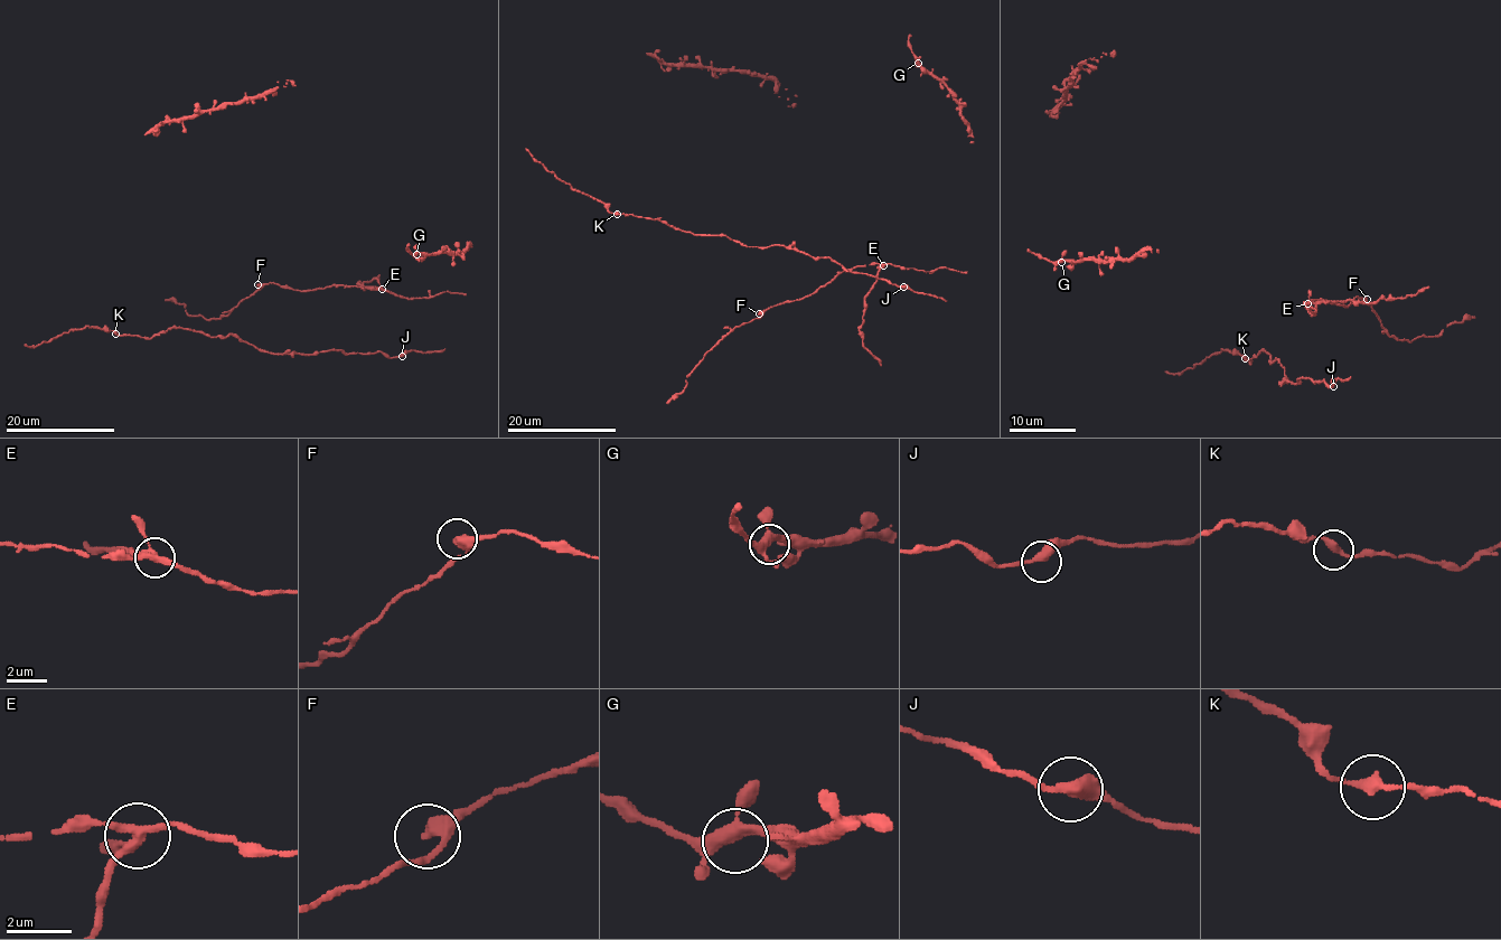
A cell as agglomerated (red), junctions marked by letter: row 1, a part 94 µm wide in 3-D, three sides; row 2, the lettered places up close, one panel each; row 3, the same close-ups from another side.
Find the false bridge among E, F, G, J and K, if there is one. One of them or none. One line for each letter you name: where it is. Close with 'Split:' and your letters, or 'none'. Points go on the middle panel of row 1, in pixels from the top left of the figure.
E: place (883, 265)
Split: E

